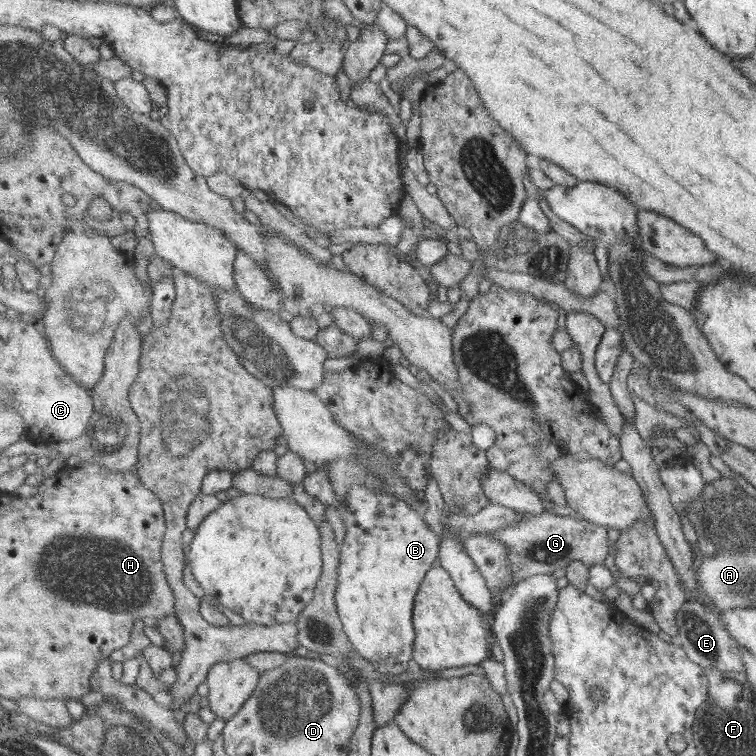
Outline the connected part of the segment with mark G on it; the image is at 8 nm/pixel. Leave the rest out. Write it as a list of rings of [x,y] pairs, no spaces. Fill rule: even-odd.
[[[532,513],[518,514],[520,520],[512,526],[507,526],[493,533],[493,536],[505,544],[509,550],[509,562],[513,568],[513,579],[509,583],[510,590],[502,592],[502,600],[510,595],[519,583],[535,575],[552,574],[555,570],[567,567],[572,560],[581,560],[588,567],[598,565],[611,554],[607,527],[593,524],[583,518],[573,516],[533,515]]]

